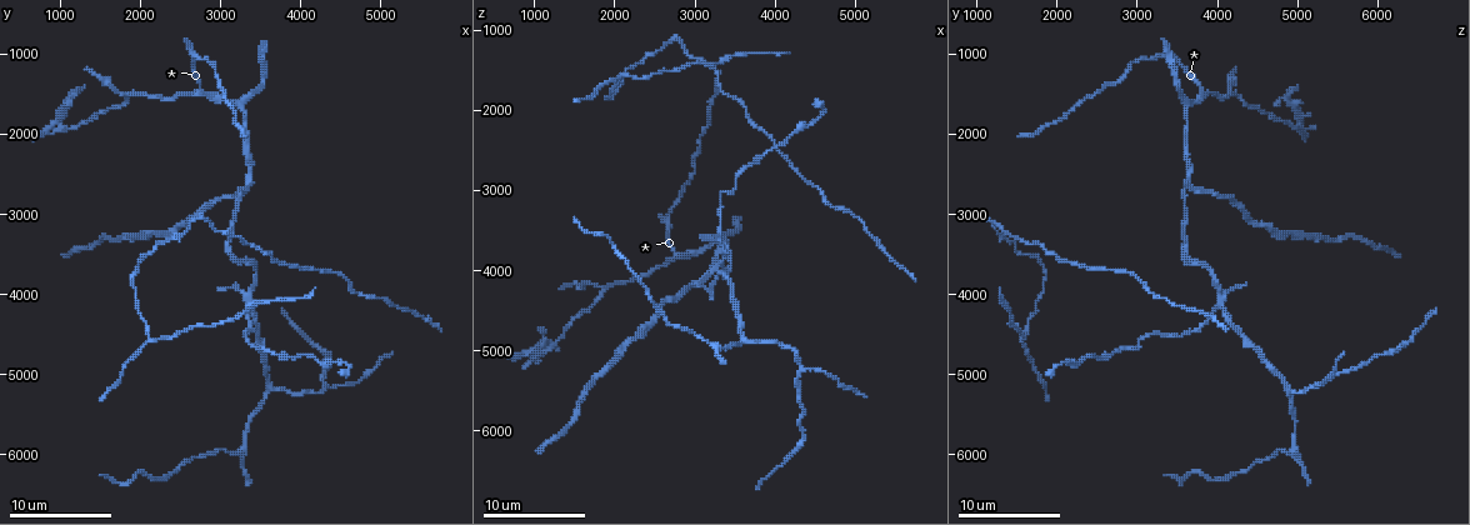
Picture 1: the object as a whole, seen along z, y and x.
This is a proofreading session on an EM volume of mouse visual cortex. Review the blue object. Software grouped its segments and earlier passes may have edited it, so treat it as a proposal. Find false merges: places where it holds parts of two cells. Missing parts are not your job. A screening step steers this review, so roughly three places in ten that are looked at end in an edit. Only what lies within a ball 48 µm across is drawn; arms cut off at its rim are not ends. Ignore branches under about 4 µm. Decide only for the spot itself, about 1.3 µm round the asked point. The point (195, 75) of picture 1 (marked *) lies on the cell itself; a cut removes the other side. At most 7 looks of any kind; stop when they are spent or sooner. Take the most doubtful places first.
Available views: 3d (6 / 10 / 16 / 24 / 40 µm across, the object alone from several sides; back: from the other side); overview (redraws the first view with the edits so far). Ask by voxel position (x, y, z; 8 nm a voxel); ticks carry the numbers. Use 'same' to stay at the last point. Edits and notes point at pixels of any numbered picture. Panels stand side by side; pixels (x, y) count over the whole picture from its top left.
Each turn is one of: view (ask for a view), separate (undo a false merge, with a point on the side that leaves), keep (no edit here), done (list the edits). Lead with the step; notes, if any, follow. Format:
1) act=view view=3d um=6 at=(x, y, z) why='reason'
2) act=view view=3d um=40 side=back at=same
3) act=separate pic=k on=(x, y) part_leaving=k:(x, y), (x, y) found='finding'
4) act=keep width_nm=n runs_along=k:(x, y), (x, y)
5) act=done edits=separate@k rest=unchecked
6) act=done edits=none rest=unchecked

act=view view=3d um=10 at=(2800, 1500, 3850) why='a fork'

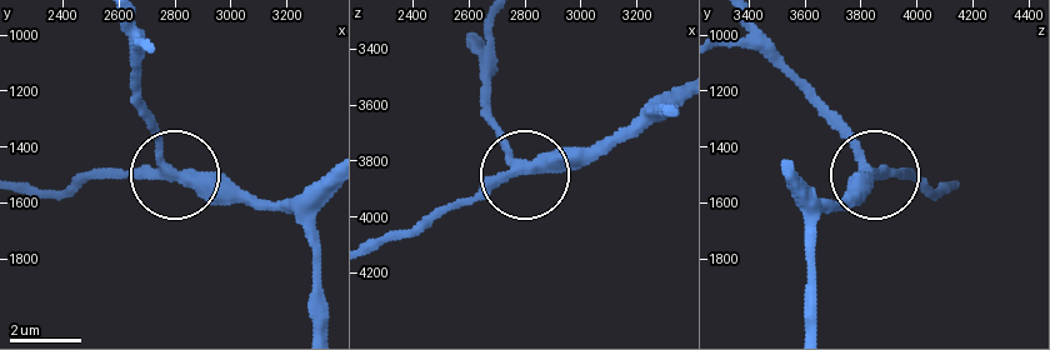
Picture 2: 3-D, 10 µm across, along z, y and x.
act=keep side_arm_um=24 runs_along=2:(141, 111), (171, 168), (90, 171) found='one cell here'

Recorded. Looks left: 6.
act=view view=3d um=6 at=(3600, 5200, 4850) why='three arms meet'

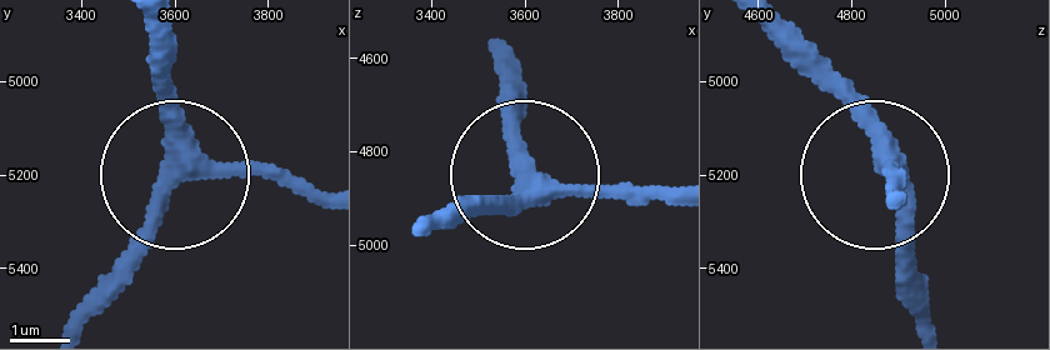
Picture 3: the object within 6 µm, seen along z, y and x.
act=keep arms=3 runs_along=3:(494, 66), (534, 181), (674, 185) found='continuous, no second cell'

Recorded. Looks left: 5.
act=view view=3d um=6 at=(4350, 5150, 5250) why='a fork'

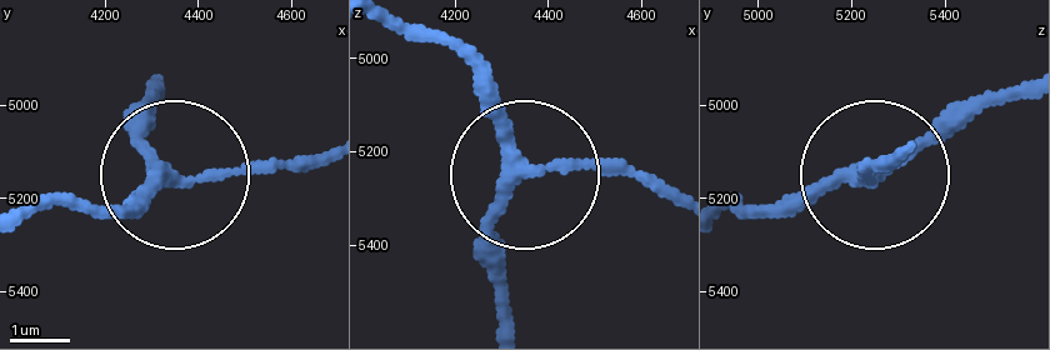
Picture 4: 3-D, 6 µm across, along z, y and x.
act=keep width_nm=220 found='all the same cell'

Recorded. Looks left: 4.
act=done edits=none rest=unchecked

